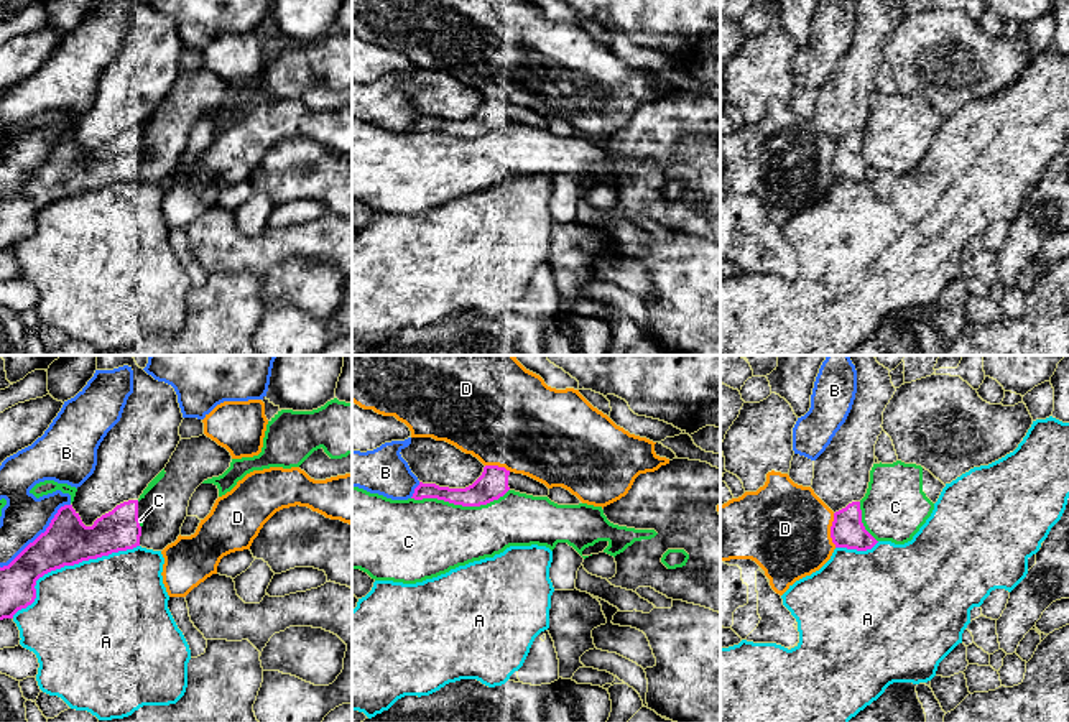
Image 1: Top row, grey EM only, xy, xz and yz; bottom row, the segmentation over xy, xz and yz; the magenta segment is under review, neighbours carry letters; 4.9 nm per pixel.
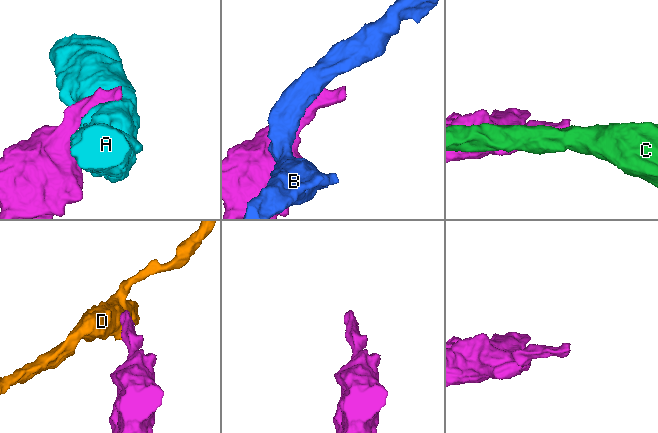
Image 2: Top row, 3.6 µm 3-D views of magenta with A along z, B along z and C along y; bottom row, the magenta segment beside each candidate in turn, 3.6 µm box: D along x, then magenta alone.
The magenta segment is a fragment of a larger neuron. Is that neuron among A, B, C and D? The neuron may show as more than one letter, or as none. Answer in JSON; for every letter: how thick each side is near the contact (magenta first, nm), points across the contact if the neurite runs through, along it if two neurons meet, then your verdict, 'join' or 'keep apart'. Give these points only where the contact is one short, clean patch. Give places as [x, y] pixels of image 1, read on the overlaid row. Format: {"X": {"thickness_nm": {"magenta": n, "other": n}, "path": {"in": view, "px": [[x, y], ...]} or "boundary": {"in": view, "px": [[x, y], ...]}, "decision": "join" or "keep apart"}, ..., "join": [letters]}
{"A": {"thickness_nm": {"magenta": 240, "other": 480}, "decision": "keep apart"}, "B": {"thickness_nm": {"magenta": 240, "other": 220}, "decision": "keep apart"}, "C": {"thickness_nm": {"magenta": 150, "other": 380}, "decision": "keep apart"}, "D": {"thickness_nm": {"magenta": 160, "other": 440}, "decision": "keep apart"}, "join": []}

